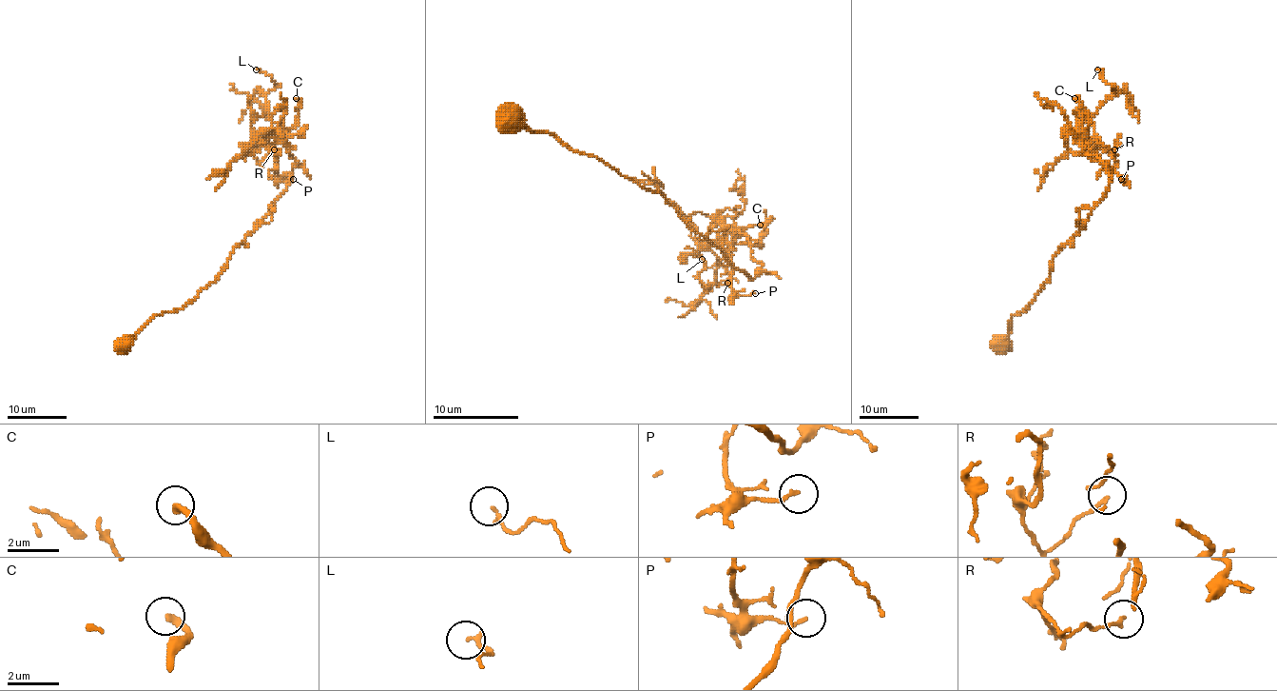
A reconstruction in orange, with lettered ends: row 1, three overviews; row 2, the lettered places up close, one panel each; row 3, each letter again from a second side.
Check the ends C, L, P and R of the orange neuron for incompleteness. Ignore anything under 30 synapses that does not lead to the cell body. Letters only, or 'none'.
C

